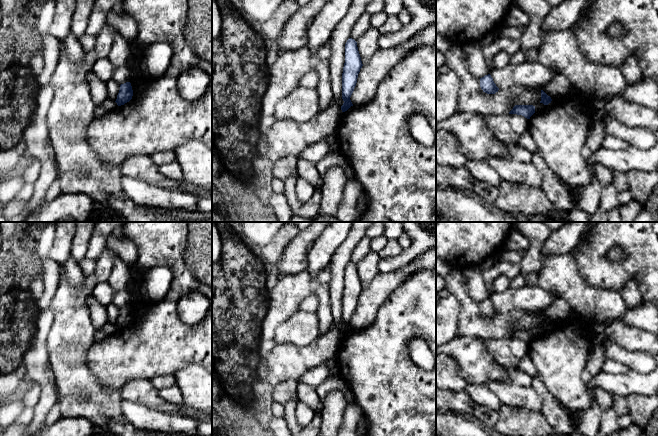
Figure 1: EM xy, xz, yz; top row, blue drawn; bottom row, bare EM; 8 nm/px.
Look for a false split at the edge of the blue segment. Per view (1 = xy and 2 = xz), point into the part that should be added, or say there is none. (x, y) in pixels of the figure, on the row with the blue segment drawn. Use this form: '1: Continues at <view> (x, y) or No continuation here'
1: No continuation here
2: No continuation here

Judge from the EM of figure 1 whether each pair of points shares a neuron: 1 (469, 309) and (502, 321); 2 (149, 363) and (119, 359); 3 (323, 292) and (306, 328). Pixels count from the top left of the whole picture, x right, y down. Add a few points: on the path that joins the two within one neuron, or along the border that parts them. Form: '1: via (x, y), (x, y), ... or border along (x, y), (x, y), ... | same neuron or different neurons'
1: via (477, 317), (482, 322), (494, 322) | same neuron
2: via (142, 359), (126, 359) | same neuron
3: border along (316, 312), (319, 335) | different neurons

